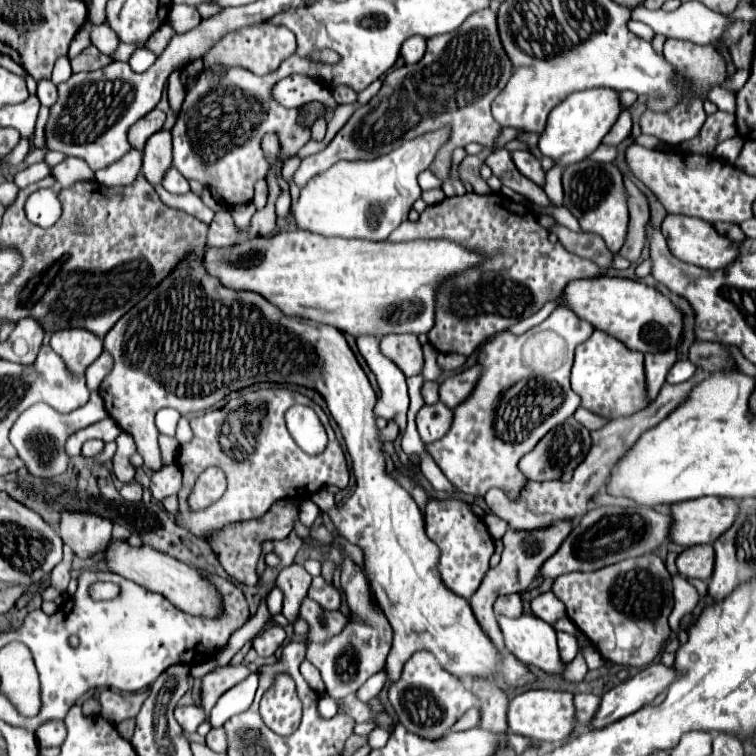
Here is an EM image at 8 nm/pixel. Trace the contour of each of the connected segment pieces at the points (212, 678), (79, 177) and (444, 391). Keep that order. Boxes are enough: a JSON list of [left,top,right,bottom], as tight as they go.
[[200,665,248,719],[50,157,94,191],[438,365,480,409]]

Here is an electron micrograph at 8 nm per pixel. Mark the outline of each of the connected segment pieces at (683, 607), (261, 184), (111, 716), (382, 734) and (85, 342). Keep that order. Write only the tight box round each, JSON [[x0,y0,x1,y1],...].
[[670,575,698,635],[252,179,268,209],[100,686,151,725],[368,727,390,749],[50,329,102,375]]

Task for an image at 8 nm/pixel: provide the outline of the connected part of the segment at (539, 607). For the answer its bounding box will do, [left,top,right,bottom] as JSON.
[532,595,566,625]

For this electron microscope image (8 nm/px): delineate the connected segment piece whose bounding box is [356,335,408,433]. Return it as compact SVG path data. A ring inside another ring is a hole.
M364 335L358 337L356 343L370 371L376 375L380 387L380 397L374 405L376 417L384 417L386 421L396 421L400 433L404 433L406 411L408 411L408 387L406 387L404 373L400 373L400 369L380 353L380 345L376 337Z

